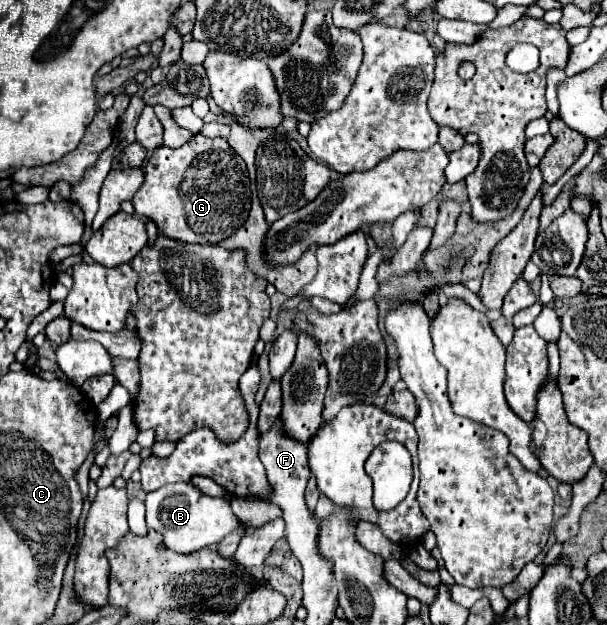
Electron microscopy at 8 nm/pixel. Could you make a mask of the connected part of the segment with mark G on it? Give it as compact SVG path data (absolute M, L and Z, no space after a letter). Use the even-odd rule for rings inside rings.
M193 136L187 144L173 150L167 146L159 146L145 164L145 180L143 186L133 196L135 212L157 224L159 234L185 242L185 244L217 244L231 236L239 226L247 220L247 212L251 208L251 190L245 162L229 148L225 138L205 138Z

